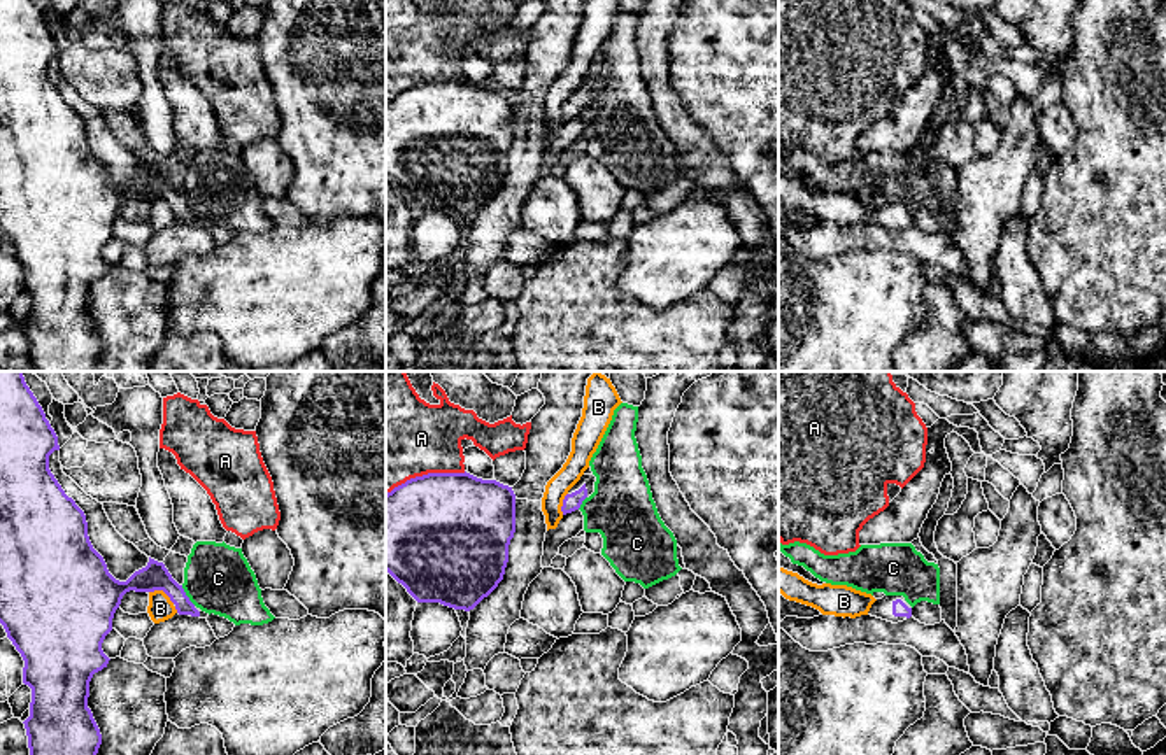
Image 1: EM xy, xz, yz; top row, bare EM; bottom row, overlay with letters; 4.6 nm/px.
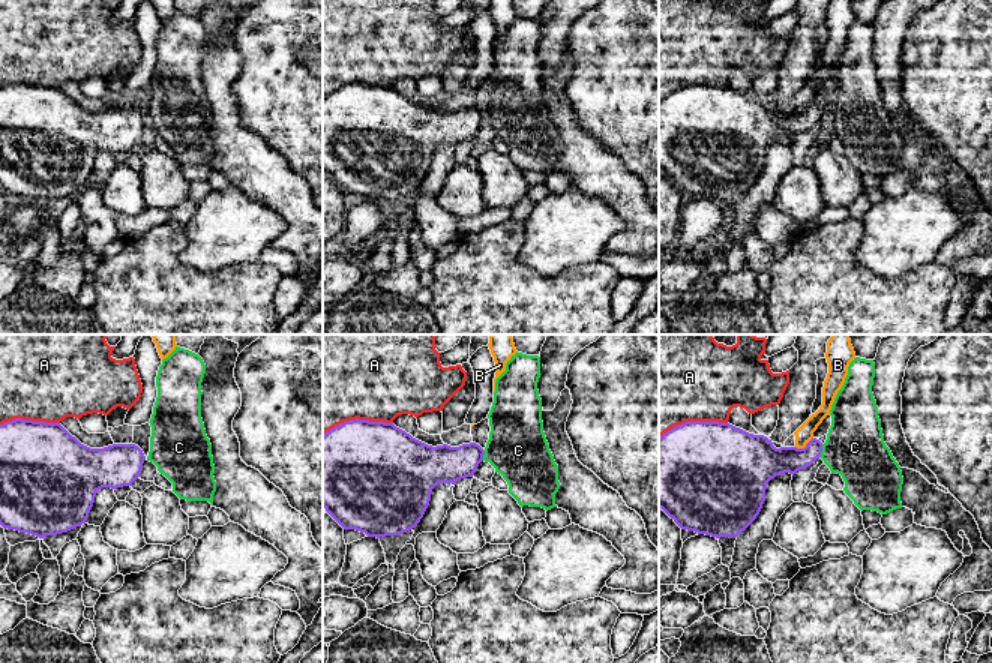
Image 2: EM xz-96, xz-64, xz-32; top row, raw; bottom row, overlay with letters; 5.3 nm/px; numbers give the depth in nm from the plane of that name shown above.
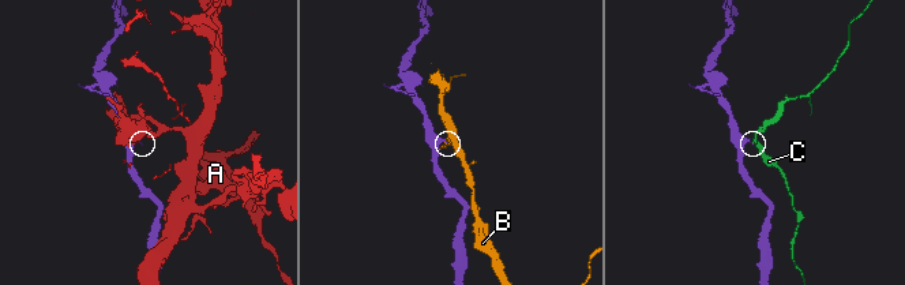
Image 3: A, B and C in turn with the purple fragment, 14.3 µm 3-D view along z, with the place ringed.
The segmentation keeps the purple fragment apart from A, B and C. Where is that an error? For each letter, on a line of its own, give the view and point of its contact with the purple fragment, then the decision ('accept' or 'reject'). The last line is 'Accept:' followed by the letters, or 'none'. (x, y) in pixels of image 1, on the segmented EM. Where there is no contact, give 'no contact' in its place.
A: xz (425, 475) | reject
B: xy (162, 589) | reject
C: xy (186, 596) | reject
Accept: none

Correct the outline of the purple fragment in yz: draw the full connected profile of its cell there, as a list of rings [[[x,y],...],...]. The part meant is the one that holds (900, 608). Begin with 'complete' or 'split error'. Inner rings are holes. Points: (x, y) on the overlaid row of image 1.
split error | [[[884,596],[871,604],[868,615],[898,624],[912,617],[912,606],[903,596]]]

